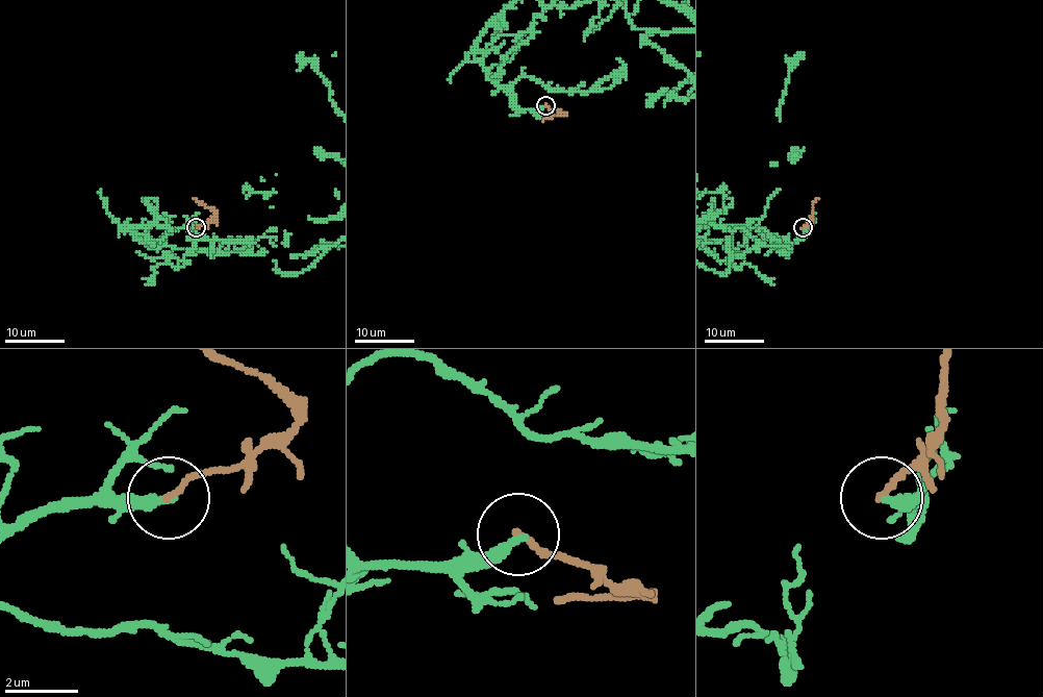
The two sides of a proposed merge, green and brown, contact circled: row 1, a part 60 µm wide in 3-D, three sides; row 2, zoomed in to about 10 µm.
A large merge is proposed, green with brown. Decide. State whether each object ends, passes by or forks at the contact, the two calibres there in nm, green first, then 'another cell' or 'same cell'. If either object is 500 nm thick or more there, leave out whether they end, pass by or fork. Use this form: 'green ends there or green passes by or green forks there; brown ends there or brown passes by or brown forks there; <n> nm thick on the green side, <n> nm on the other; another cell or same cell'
green ends there; brown ends there; 280 nm thick on the green side, 170 nm on the other; another cell

